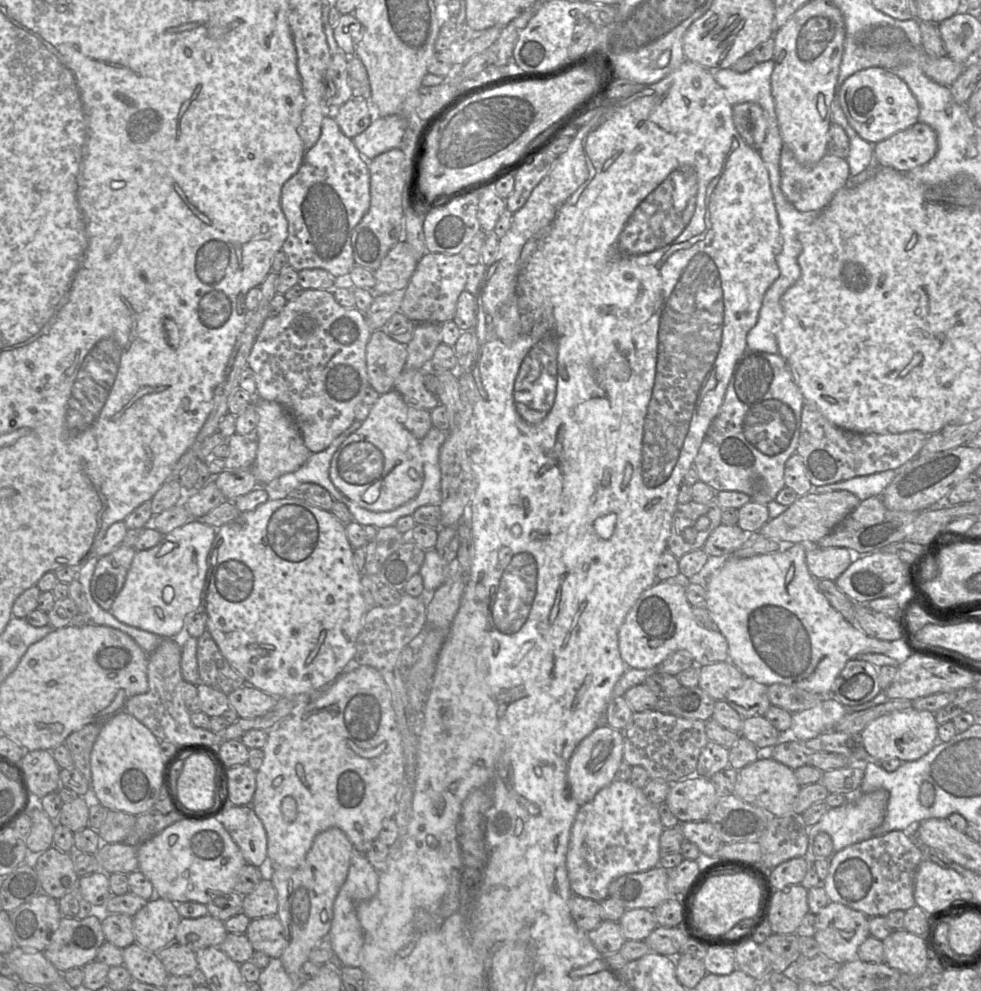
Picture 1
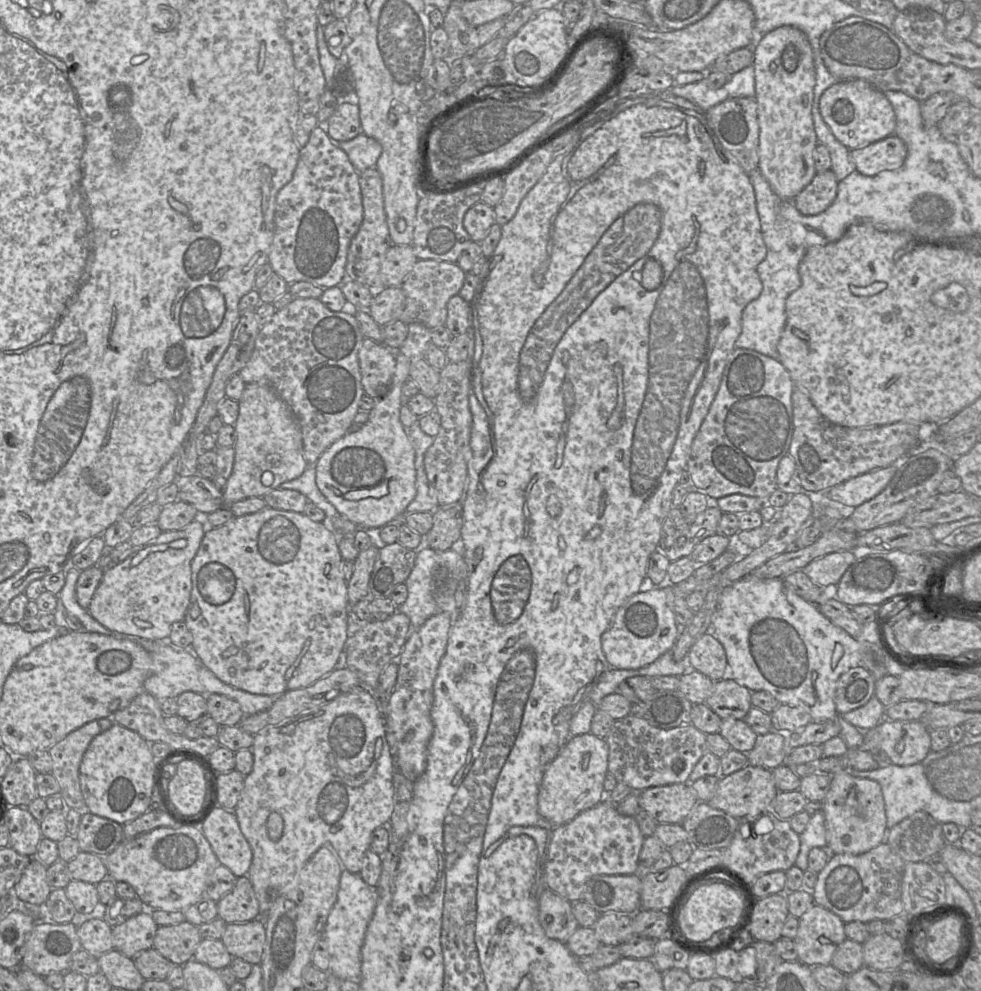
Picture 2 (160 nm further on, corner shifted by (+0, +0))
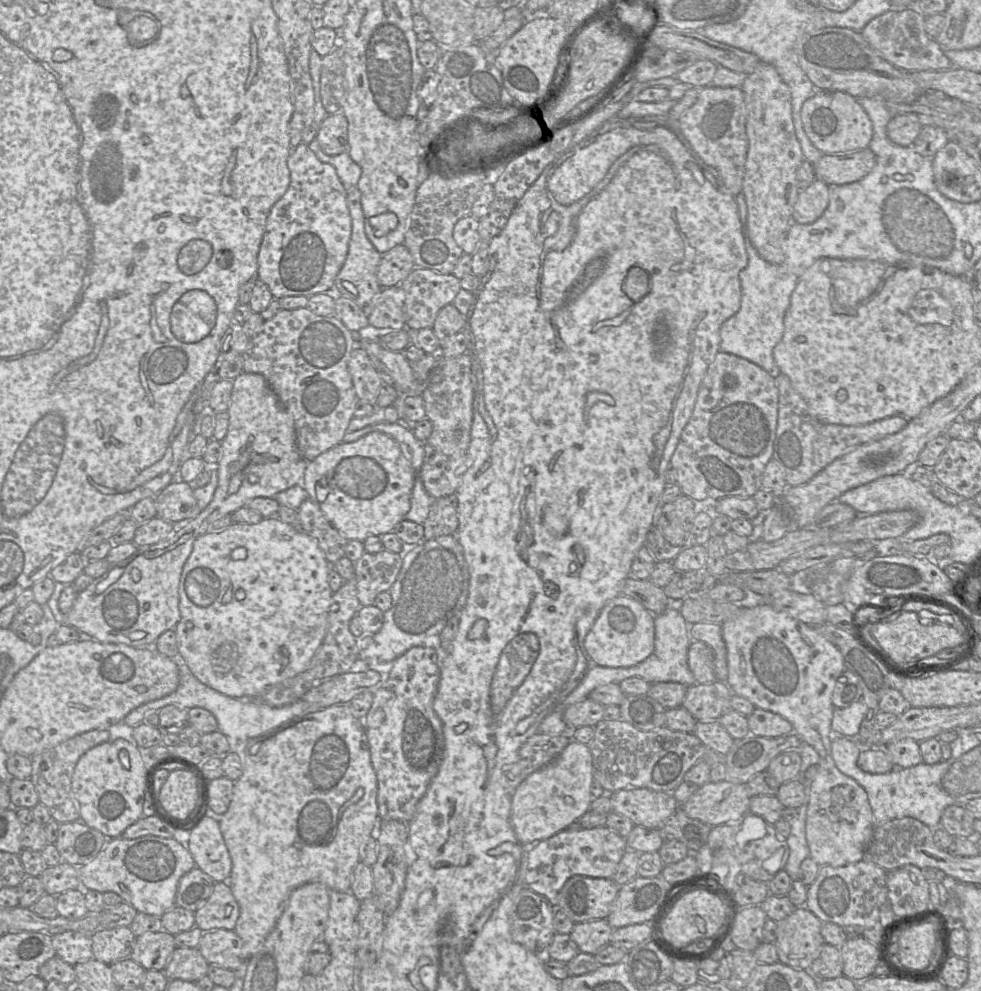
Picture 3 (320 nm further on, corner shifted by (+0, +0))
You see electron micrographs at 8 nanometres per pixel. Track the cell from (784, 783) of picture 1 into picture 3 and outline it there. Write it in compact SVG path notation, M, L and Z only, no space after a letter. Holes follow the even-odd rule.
M722 780L700 786L679 810L712 827L735 821L749 811L752 796L746 783Z

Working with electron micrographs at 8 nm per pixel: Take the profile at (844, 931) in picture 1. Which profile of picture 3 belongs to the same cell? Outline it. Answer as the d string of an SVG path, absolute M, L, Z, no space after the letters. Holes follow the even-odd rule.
M805 905L796 907L789 916L777 921L774 943L777 947L779 962L796 969L807 969L825 943L821 935L822 923Z

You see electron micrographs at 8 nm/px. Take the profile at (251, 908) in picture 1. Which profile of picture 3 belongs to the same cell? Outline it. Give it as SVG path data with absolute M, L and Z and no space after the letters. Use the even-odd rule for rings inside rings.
M226 881L215 882L205 904L195 912L195 926L202 931L235 928L240 914L239 905Z

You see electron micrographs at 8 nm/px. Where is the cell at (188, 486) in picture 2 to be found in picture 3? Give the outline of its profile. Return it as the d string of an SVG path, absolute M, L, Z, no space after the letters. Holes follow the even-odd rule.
M175 479L155 497L157 517L179 525L193 519L202 511L189 483Z

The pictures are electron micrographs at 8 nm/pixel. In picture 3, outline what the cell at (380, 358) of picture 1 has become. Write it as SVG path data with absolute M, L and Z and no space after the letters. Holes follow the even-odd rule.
M356 345L350 354L348 370L352 378L356 395L359 399L374 403L383 379L373 366L367 352L360 345Z

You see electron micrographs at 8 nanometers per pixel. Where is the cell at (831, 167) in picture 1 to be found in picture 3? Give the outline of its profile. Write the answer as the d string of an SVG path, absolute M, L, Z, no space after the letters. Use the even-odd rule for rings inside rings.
M816 179L807 189L800 192L794 205L793 222L814 223L824 214L829 201L829 185Z

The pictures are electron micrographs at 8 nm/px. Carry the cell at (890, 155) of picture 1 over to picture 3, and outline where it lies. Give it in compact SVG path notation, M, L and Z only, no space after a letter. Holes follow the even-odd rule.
M867 147L845 153L825 154L813 165L817 180L828 185L844 185L864 178L876 163L876 155Z

